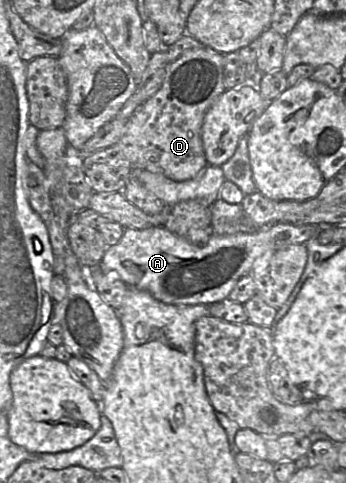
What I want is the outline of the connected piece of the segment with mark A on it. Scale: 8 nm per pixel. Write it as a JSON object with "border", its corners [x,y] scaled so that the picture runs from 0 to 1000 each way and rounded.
{"border":[[[798,462],[737,480],[697,480],[671,487],[610,487],[592,507],[561,507],[477,470],[431,468],[413,476],[358,474],[341,505],[309,511],[289,559],[335,567],[370,594],[434,607],[457,623],[509,634],[610,631],[659,619],[682,586],[723,567],[734,540],[775,520],[803,520],[835,507],[882,507],[919,478],[919,466],[847,466]]]}

